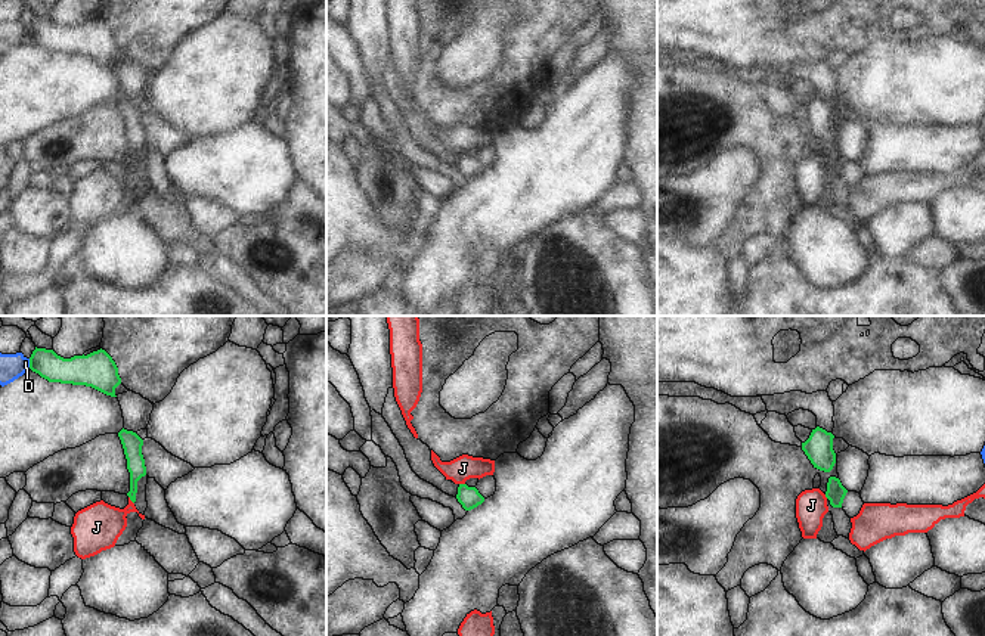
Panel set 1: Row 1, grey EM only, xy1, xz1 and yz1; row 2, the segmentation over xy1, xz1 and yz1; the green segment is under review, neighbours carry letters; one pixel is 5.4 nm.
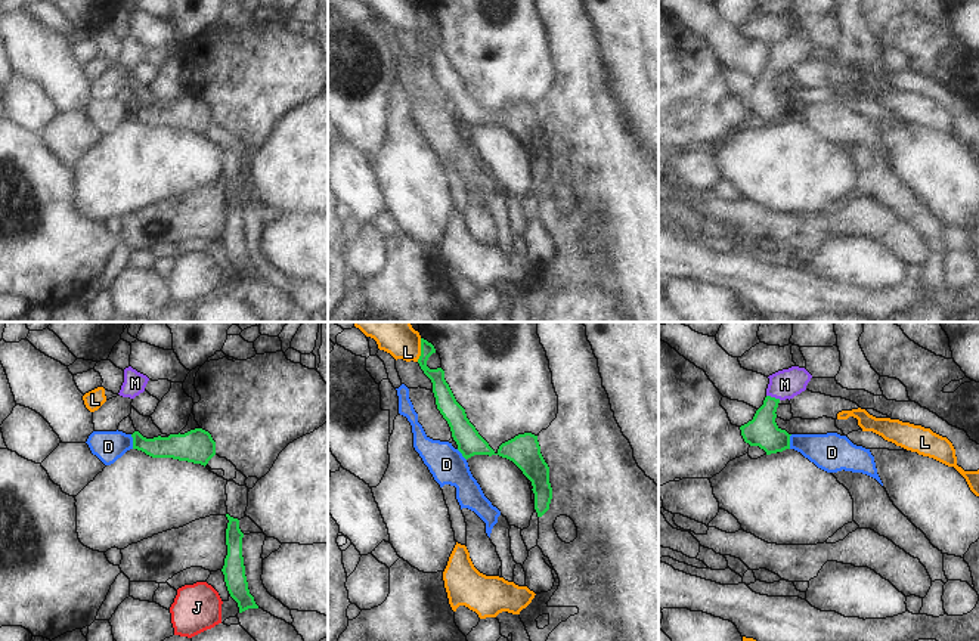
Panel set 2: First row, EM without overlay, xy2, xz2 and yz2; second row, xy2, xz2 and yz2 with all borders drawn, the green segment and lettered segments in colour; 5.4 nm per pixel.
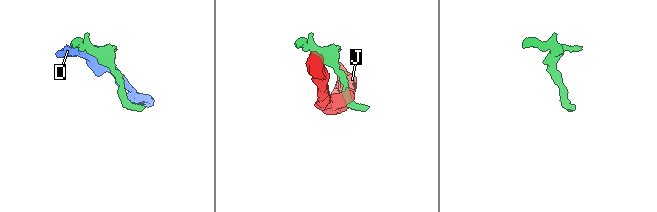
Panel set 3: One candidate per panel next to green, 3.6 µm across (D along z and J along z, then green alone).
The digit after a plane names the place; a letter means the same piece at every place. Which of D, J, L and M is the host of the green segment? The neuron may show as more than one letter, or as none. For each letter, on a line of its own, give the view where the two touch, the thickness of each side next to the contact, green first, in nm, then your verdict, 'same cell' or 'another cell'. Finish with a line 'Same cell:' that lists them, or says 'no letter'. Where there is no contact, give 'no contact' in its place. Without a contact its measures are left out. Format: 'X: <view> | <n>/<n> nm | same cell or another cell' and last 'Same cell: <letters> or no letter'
D: xy2 | 140/170 nm | another cell
J: xy1 | 100/260 nm | another cell
L: xz2 | 90/160 nm | another cell
M: yz2 | 170/160 nm | same cell
Same cell: M

